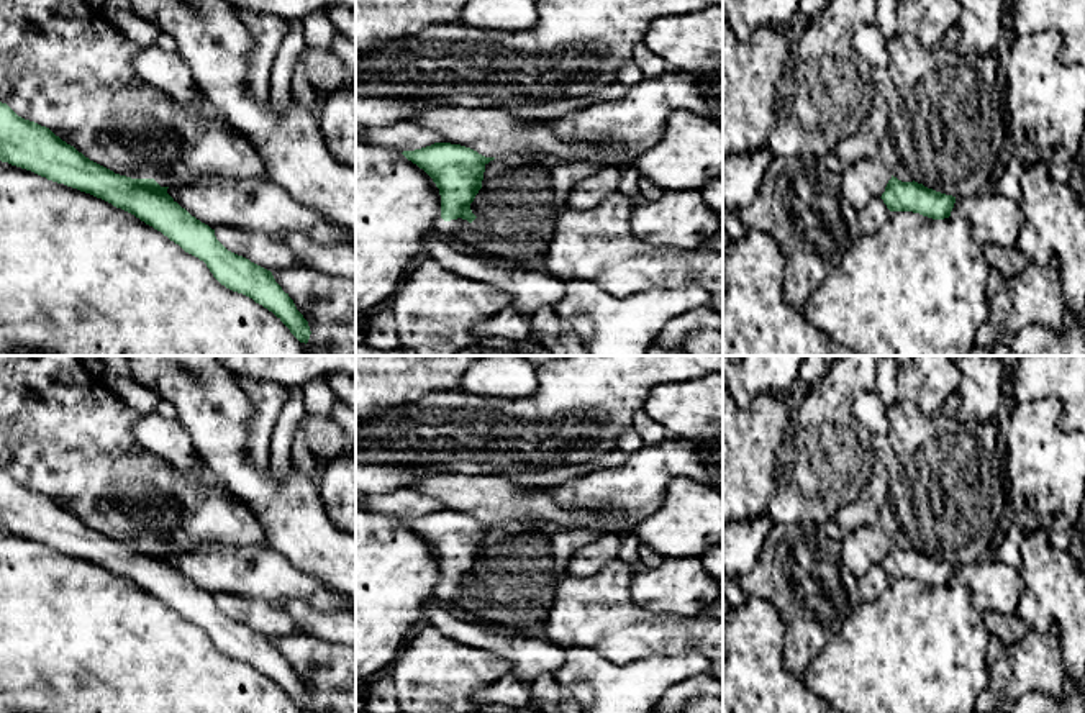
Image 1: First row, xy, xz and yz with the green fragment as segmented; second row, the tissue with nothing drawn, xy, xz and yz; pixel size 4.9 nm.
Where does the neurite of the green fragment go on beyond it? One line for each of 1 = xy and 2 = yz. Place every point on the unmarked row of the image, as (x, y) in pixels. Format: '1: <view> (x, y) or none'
1: none
2: none

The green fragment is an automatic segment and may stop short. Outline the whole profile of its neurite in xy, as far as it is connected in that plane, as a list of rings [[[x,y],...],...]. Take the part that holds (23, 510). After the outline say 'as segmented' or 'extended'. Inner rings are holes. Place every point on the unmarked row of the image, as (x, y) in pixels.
[[[0,469],[0,528],[31,538],[48,547],[64,551],[80,559],[90,561],[121,575],[154,597],[161,598],[185,620],[207,631],[213,644],[226,656],[252,665],[272,679],[300,708],[308,710],[310,693],[297,677],[293,667],[275,649],[270,638],[249,626],[228,618],[215,603],[215,597],[192,584],[169,561],[169,554],[161,554],[154,546],[131,546],[90,528],[74,513],[62,508],[49,495],[18,484],[7,470]]]; as segmented

